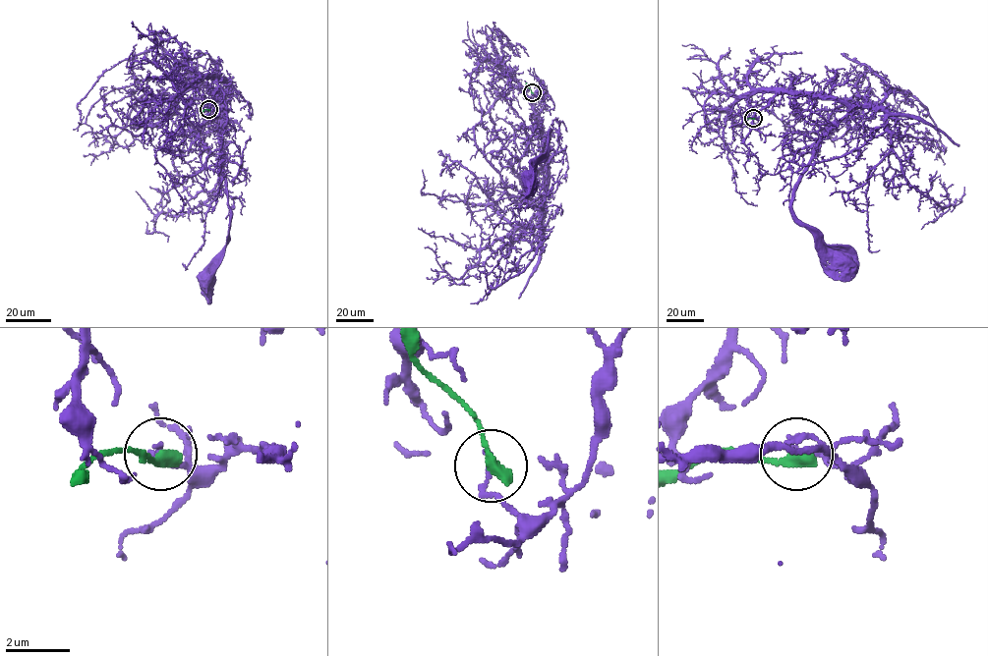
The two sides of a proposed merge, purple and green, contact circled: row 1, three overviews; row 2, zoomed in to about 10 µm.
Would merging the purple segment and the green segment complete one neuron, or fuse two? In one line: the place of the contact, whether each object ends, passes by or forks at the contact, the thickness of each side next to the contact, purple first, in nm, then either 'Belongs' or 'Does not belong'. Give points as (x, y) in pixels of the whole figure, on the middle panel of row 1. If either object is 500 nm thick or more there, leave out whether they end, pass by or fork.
Place: (532, 92). At the ring purple ends. At the ring green ends. Thickness 160 nm (purple) against 440 nm. Does not belong

